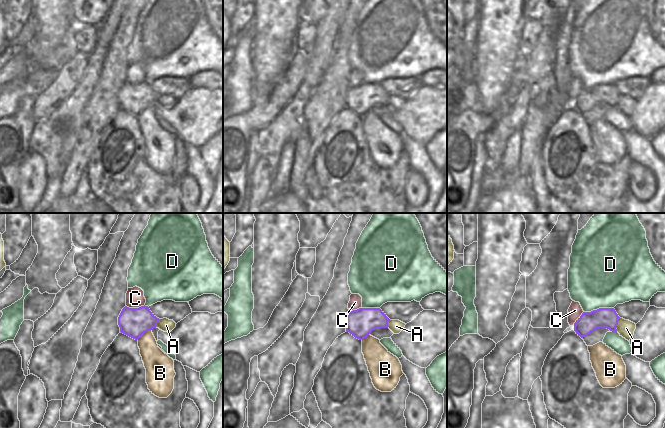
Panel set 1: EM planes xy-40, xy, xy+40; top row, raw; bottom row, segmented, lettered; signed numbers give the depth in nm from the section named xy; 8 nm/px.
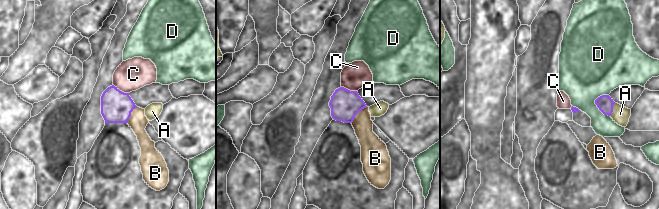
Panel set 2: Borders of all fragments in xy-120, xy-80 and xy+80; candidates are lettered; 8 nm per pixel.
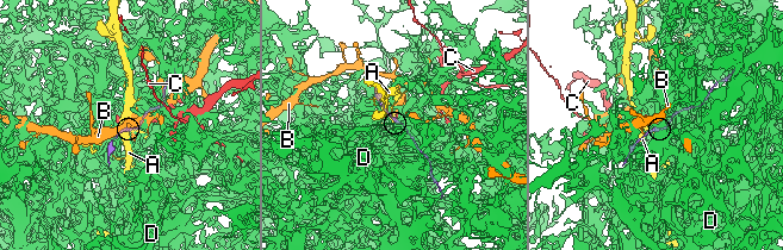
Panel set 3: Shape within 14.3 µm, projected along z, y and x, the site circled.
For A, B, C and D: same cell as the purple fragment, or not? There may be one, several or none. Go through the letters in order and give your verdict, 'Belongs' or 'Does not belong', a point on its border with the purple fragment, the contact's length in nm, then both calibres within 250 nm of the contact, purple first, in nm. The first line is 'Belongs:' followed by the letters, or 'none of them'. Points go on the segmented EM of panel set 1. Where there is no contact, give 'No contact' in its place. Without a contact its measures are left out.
Belongs: none of them
A: Does not belong. Touches purple at xy+40 (617, 324). Shared border 120 nm. Thickness 160 nm (purple) against 140 nm
B: Does not belong. Touches purple at xy-40 (144, 332). Shared border 150 nm. Thickness 240 nm (purple) against 190 nm
C: Does not belong. Touches purple at xy-40 (135, 308). Shared border 150 nm. Thickness 240 nm (purple) against 150 nm
D: Does not belong. Touches purple at xy+40 (599, 308). Shared border 240 nm. Thickness 160 nm (purple) against 500 nm

